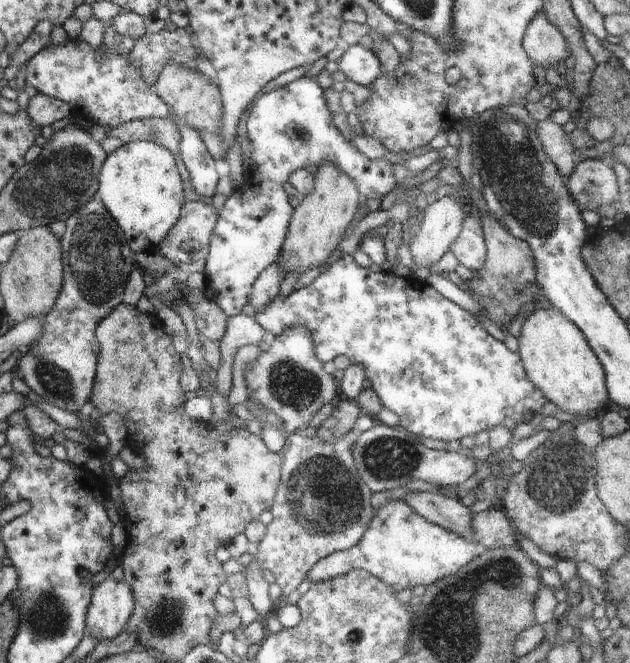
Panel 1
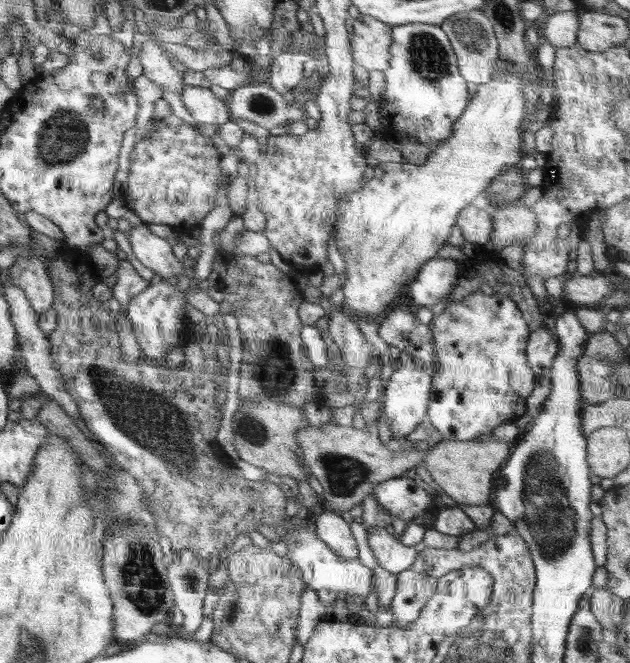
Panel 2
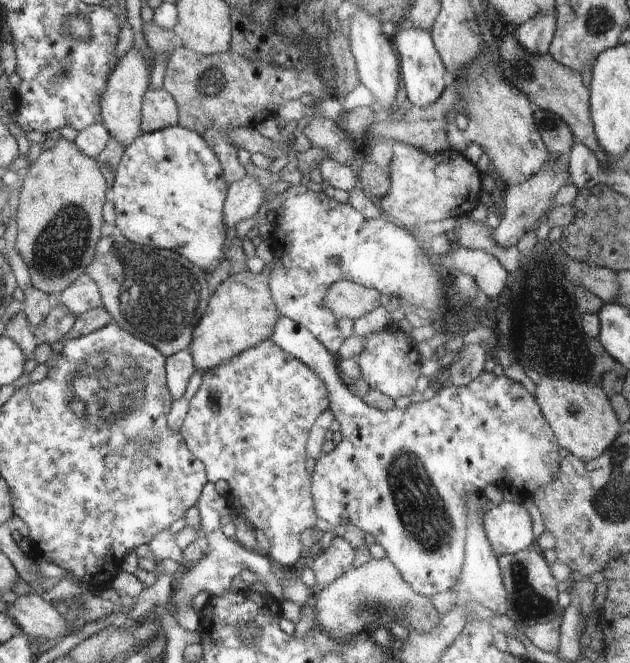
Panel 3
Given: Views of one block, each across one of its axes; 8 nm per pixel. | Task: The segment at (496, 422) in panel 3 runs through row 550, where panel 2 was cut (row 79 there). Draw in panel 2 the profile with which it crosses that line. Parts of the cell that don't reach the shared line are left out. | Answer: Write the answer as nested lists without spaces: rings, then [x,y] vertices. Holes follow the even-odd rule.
[[[402,24],[393,28],[389,67],[383,71],[386,94],[379,113],[383,131],[377,137],[386,141],[395,134],[411,136],[434,150],[453,131],[453,124],[470,103],[467,82],[460,74],[457,56],[440,25]]]

